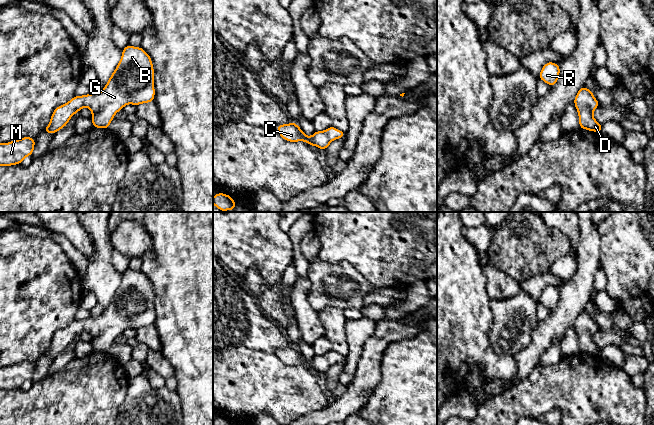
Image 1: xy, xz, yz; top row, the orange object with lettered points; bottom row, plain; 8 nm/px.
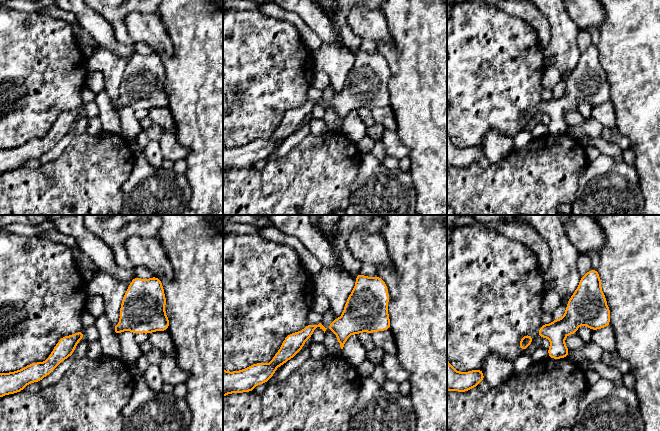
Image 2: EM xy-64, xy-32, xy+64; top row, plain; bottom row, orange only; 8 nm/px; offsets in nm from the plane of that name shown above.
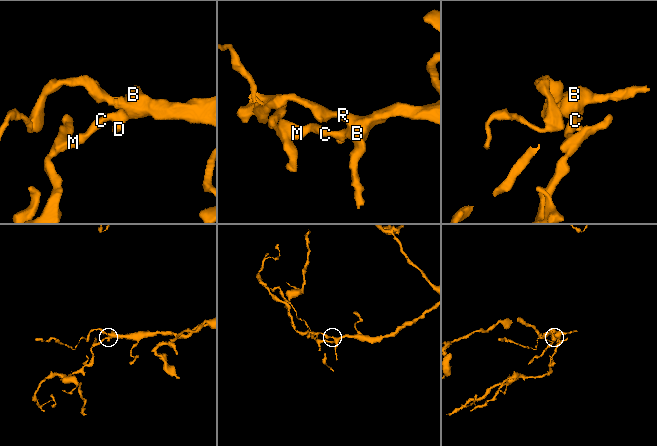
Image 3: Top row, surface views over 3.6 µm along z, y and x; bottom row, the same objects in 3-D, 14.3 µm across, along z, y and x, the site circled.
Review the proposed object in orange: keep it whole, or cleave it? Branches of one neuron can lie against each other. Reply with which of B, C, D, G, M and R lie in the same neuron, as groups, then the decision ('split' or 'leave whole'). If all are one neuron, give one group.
B C D G M R; leave whole

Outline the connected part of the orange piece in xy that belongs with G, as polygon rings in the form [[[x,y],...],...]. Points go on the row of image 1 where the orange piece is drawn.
[[[127,45],[122,50],[122,57],[108,80],[105,87],[98,93],[89,93],[83,96],[75,96],[67,103],[58,106],[50,119],[50,123],[44,132],[54,134],[67,126],[71,117],[82,108],[87,107],[92,111],[91,121],[94,128],[108,129],[115,114],[127,104],[135,106],[154,101],[154,69],[151,57],[141,47]]]

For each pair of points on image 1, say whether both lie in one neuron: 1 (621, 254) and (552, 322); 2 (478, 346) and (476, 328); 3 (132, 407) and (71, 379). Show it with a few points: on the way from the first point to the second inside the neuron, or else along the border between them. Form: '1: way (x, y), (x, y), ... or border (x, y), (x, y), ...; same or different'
1: border (601, 242), (600, 266); different
2: way (476, 342), (476, 332); same
3: border (128, 379), (125, 398), (119, 406), (117, 414); different

